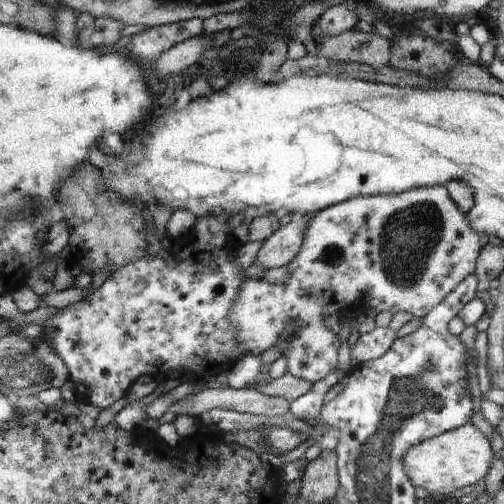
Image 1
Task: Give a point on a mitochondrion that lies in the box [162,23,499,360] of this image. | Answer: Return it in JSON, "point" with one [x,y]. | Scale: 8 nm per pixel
{"point":[409,237]}

